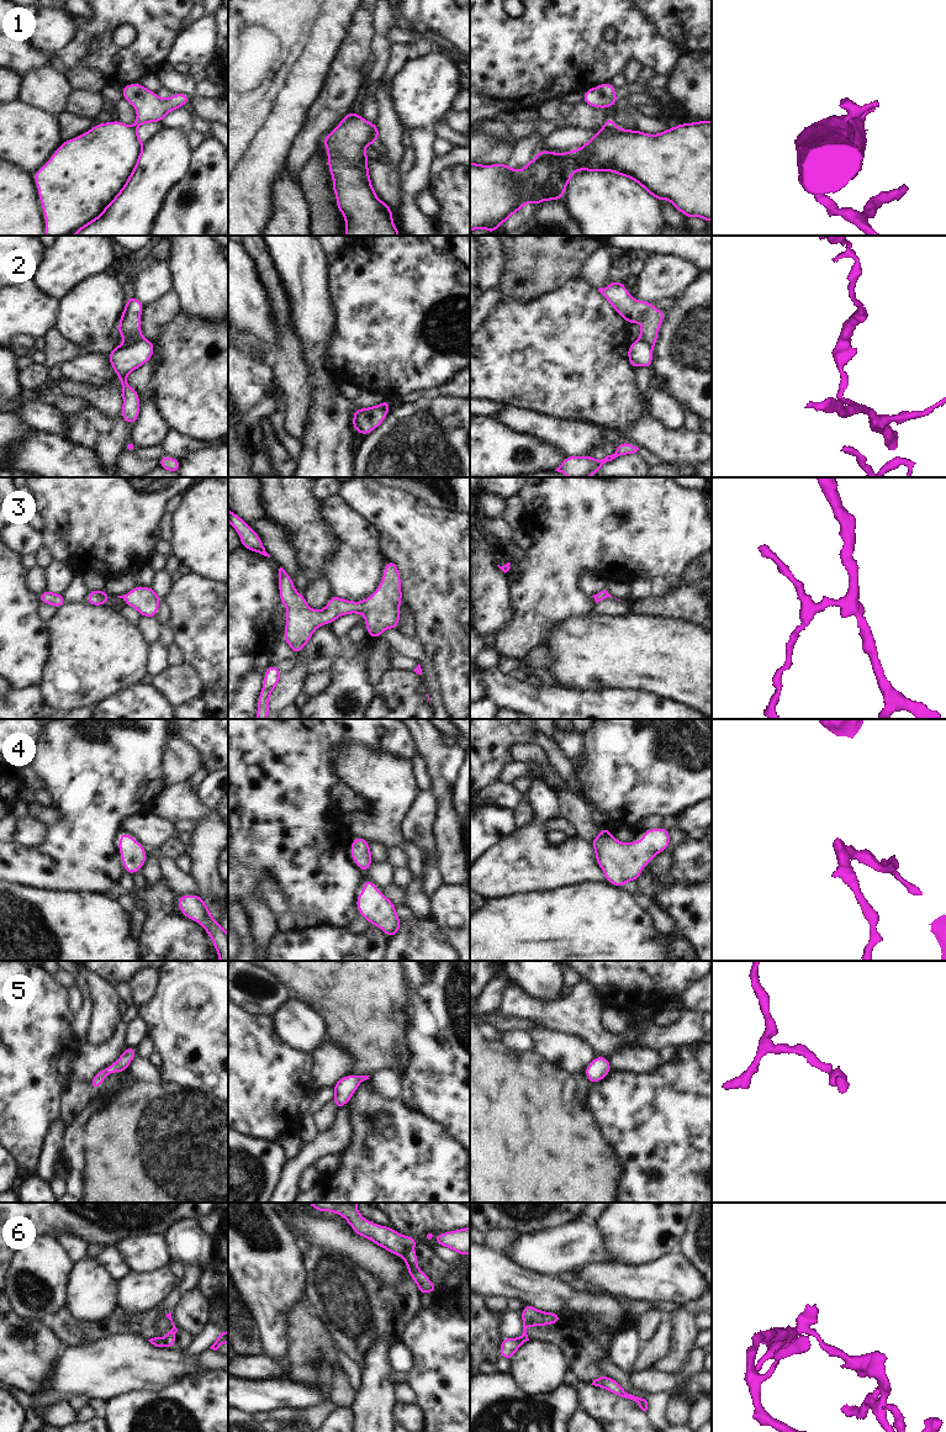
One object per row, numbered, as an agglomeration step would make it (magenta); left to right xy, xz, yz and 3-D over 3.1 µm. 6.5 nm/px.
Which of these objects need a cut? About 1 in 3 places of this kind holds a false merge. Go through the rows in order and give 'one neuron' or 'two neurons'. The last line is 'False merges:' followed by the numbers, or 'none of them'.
1: two neurons
2: two neurons
3: one neuron
4: one neuron
5: one neuron
6: two neurons
False merges: 1, 2, 6

